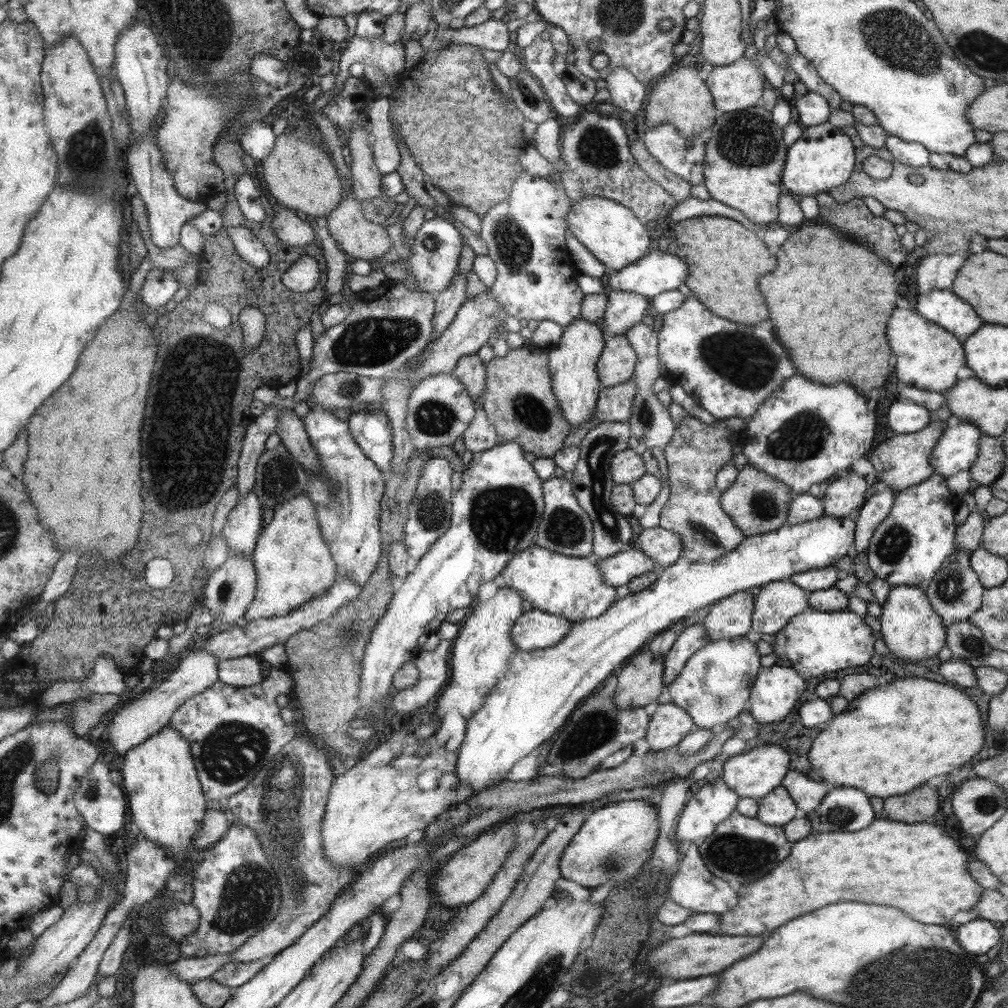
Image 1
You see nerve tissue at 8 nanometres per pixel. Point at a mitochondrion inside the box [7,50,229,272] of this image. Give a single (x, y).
(87, 158)

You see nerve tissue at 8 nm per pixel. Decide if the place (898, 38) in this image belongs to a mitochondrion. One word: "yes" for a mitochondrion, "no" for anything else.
yes

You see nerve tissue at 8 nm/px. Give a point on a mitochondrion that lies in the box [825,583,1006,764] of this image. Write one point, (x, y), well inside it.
(969, 641)

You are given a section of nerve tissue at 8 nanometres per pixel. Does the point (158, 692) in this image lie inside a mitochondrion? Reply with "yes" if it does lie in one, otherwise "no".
no

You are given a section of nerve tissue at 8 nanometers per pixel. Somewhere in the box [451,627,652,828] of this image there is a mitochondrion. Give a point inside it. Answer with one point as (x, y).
(595, 727)

